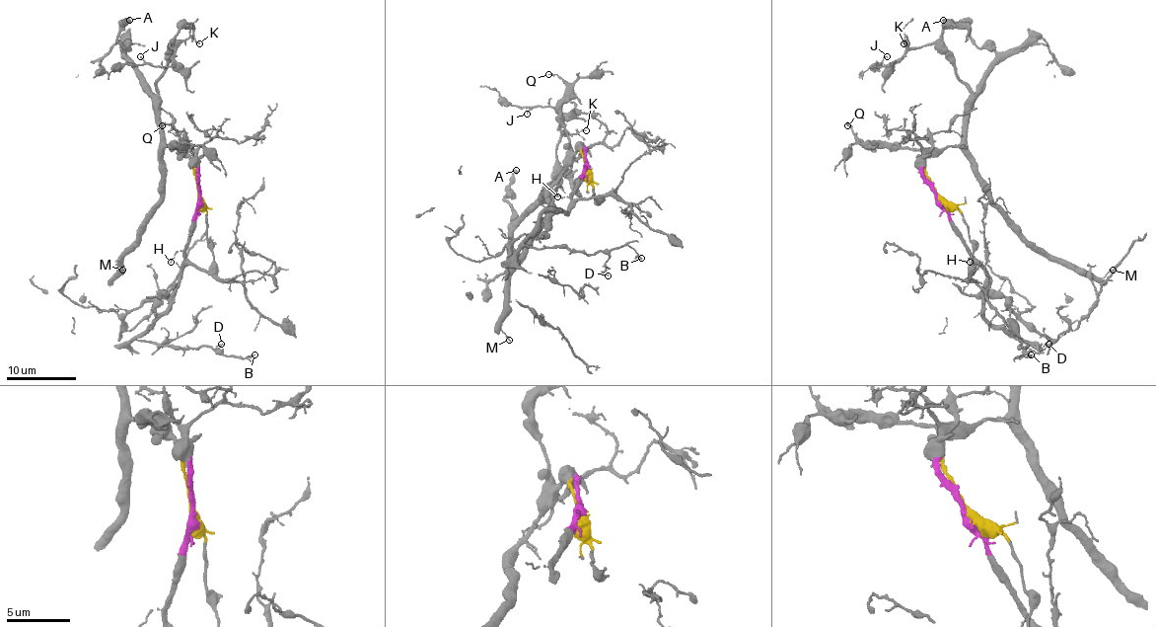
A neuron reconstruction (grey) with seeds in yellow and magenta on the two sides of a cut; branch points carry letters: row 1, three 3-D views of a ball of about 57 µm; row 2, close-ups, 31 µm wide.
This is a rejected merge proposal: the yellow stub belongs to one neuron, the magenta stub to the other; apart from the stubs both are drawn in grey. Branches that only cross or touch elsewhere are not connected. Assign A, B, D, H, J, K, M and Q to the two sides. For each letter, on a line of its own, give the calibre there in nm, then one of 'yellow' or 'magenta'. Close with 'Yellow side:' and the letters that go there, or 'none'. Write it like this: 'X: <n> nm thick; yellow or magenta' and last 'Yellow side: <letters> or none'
A: 360 nm thick; yellow
B: 150 nm thick; magenta
D: 110 nm thick; magenta
H: 110 nm thick; magenta
J: 90 nm thick; yellow
K: 150 nm thick; yellow
M: 140 nm thick; yellow
Q: 190 nm thick; yellow
Yellow side: A, J, K, M, Q

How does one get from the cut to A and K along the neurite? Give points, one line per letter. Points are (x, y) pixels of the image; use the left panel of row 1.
A: (199, 194), (191, 159), (162, 139), (158, 102), (147, 91), (140, 73), (117, 40), (117, 32), (130, 19)
K: (199, 194), (191, 159), (162, 139), (156, 96), (170, 43), (191, 37), (199, 43)

